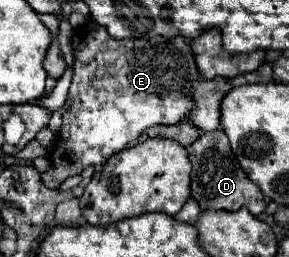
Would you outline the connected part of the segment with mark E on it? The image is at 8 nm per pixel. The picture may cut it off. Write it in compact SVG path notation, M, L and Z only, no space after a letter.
M87 20L79 28L75 28L73 34L73 82L69 88L71 106L63 112L63 126L59 140L51 152L51 170L43 174L43 182L49 184L49 188L57 188L67 176L81 174L87 166L97 166L103 162L103 156L111 156L125 146L131 146L137 142L137 138L151 126L157 124L179 124L183 122L189 112L195 108L195 100L191 96L193 82L199 80L199 70L195 64L195 56L191 52L191 46L185 38L169 38L161 42L149 42L141 38L127 38L127 40L115 40L111 36L105 36L105 30L95 24L95 20Z

